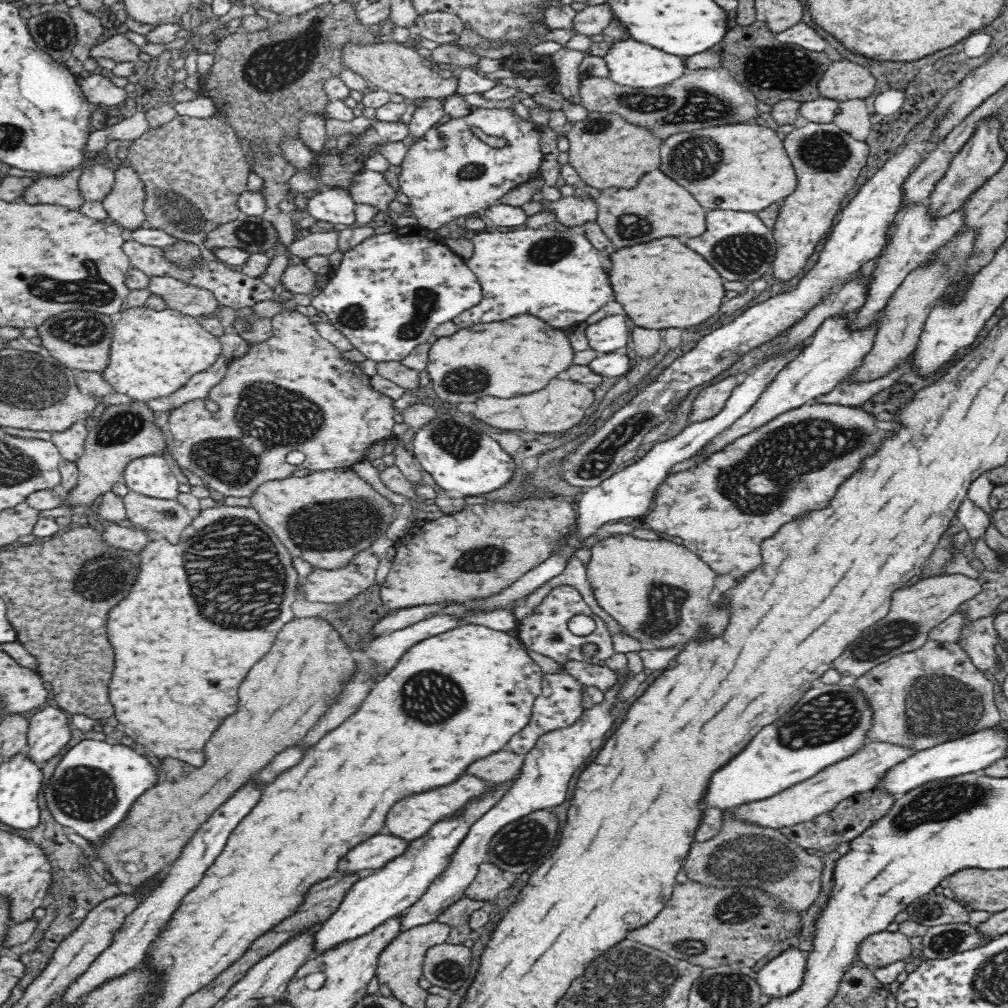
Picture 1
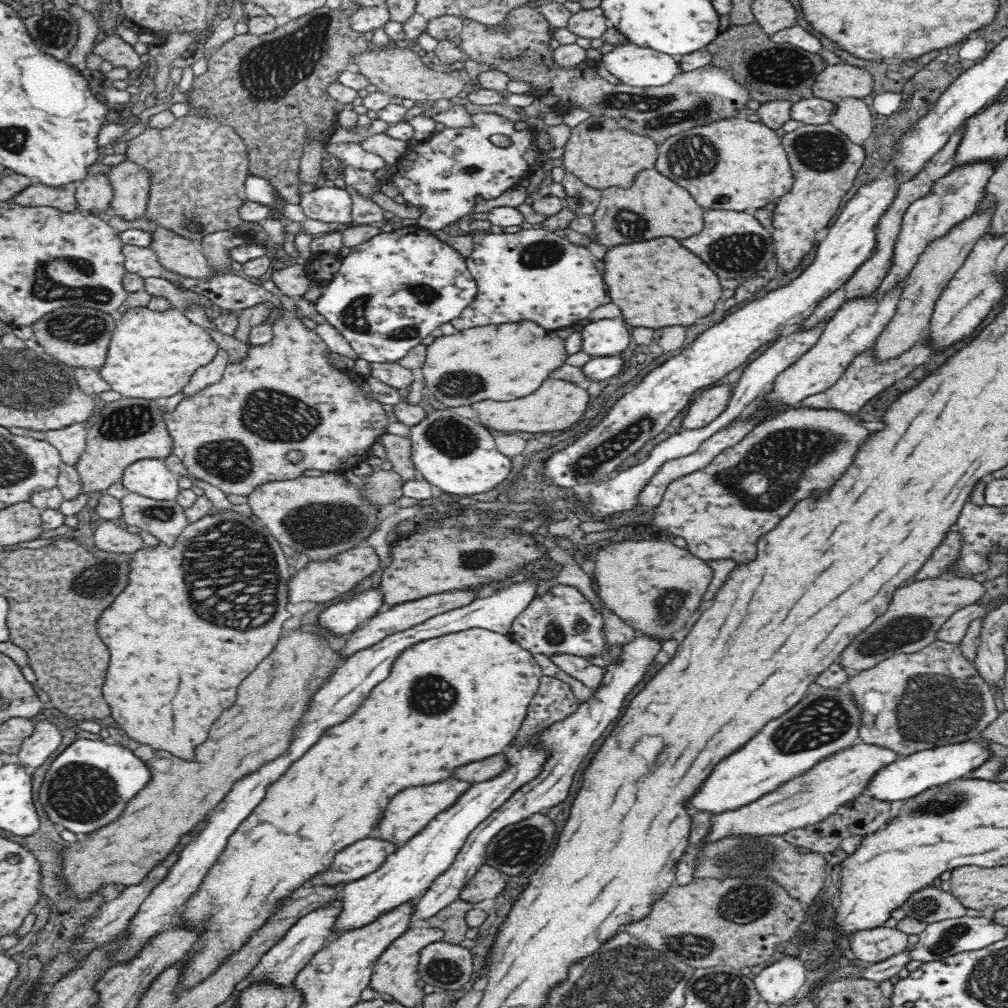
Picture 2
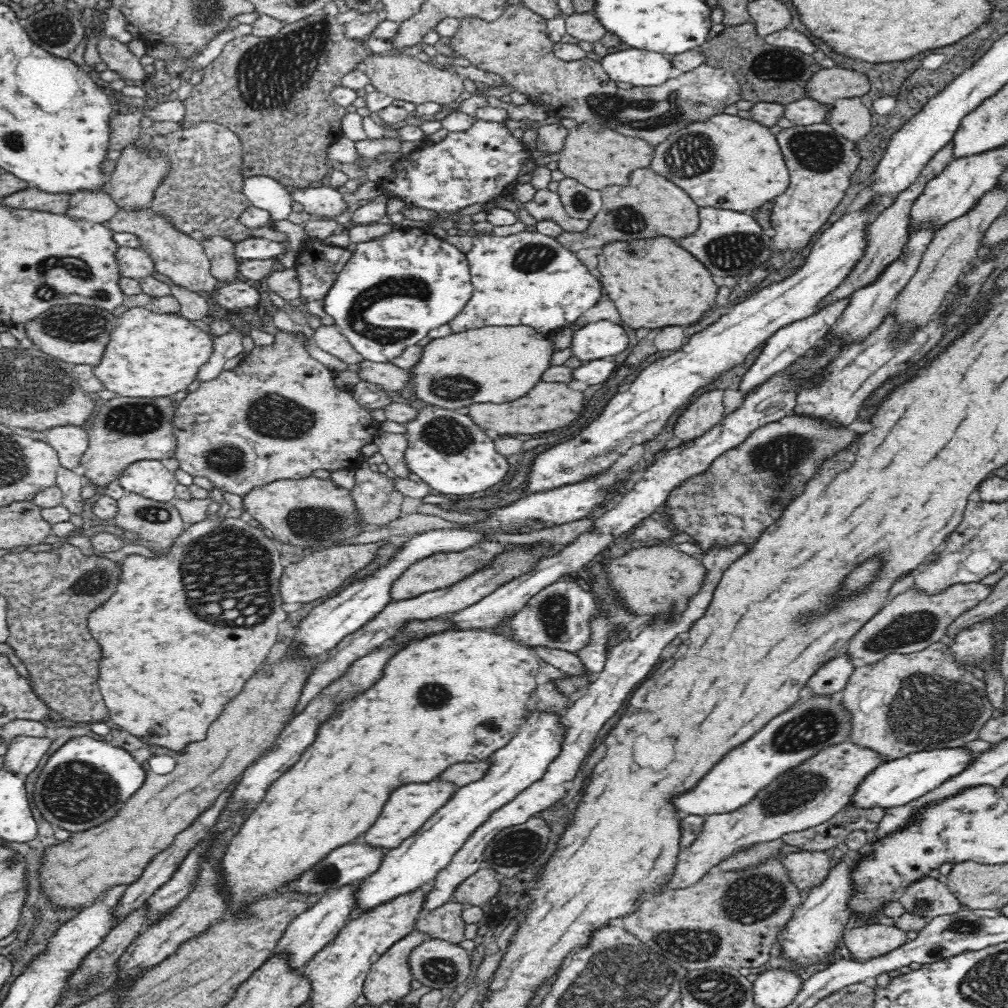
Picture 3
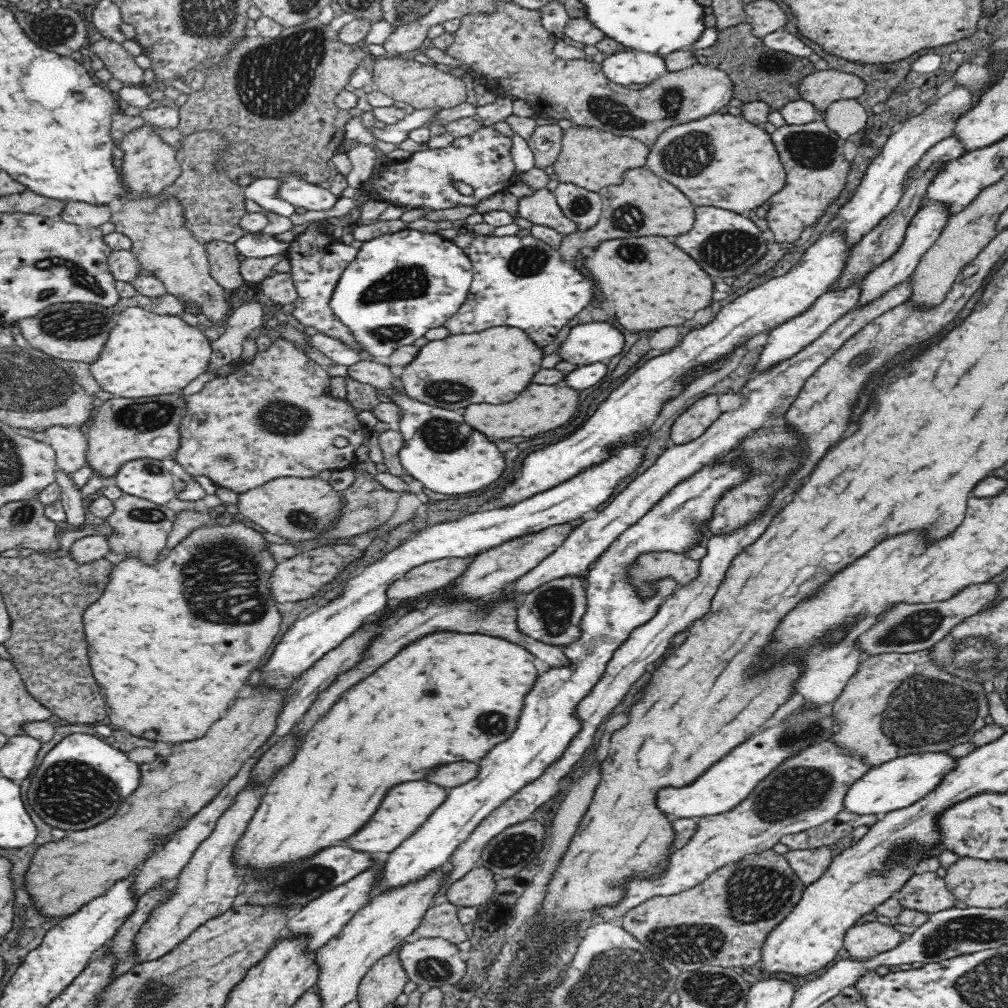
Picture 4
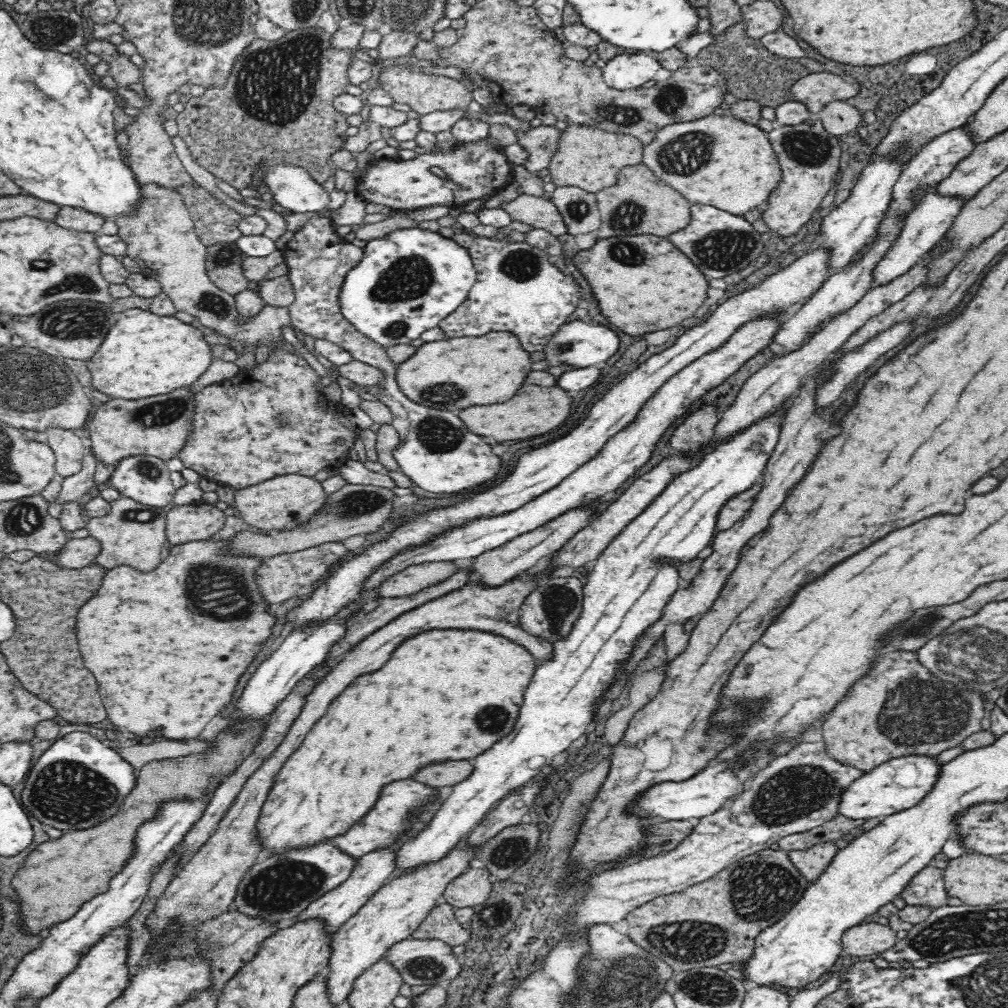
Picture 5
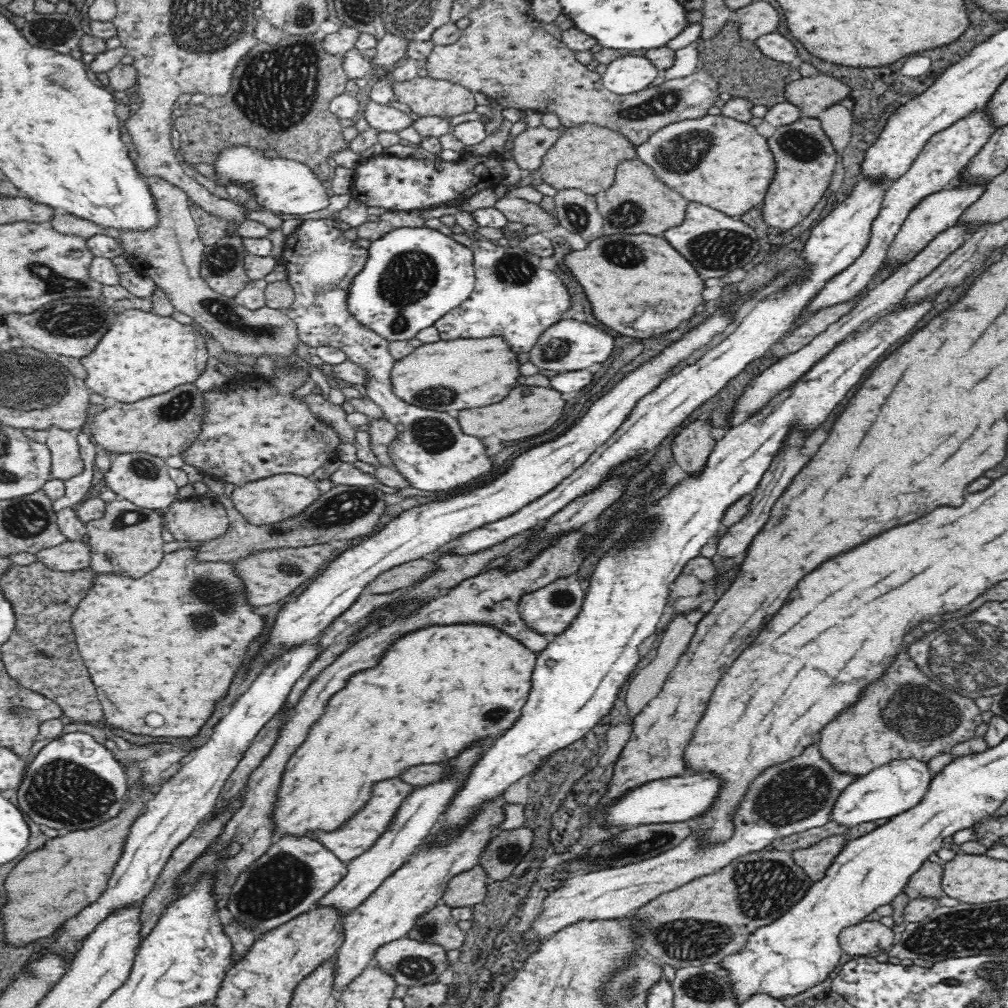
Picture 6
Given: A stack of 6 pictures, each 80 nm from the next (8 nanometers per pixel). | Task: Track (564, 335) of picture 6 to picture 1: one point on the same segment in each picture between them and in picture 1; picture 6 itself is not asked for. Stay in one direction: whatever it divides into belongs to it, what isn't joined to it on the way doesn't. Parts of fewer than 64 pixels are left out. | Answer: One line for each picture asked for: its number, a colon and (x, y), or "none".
1: (609, 334)
2: (601, 338)
3: (600, 340)
4: (585, 344)
5: (576, 344)

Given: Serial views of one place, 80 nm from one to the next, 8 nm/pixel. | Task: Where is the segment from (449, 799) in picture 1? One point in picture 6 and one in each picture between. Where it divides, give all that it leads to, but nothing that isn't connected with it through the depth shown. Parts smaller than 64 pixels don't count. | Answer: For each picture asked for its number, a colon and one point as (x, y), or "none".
2: (409, 811)
3: (409, 807)
4: (406, 807)
5: (388, 820)
6: (358, 834)

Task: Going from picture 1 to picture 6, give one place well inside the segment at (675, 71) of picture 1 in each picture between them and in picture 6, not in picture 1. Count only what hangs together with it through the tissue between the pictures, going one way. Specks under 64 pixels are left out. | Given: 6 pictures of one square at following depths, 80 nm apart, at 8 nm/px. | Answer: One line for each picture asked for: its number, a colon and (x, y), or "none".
2: (640, 67)
3: (641, 68)
4: (624, 68)
5: (628, 71)
6: (629, 74)

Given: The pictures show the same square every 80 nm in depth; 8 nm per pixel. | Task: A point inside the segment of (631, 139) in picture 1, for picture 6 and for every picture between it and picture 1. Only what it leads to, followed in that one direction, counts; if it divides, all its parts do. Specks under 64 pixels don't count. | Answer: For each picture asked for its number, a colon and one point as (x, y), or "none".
2: (601, 154)
3: (597, 157)
4: (591, 158)
5: (588, 157)
6: (584, 157)

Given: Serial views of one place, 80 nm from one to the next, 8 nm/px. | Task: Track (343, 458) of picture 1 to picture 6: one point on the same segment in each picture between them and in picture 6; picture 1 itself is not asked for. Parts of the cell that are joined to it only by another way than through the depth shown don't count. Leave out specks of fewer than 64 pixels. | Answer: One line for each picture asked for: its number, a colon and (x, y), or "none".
2: (236, 433)
3: (276, 415)
4: (272, 417)
5: (271, 420)
6: (249, 432)

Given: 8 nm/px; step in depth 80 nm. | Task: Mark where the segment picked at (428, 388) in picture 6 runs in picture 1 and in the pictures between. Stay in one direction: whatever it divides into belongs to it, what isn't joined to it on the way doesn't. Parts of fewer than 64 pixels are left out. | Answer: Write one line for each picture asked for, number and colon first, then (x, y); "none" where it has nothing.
1: (521, 355)
2: (510, 361)
3: (497, 365)
4: (494, 366)
5: (452, 374)

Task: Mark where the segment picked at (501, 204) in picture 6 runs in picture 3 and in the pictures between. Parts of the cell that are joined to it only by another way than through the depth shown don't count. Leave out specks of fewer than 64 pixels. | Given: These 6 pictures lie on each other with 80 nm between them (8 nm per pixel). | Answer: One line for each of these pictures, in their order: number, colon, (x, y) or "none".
3: (545, 205)
4: (540, 208)
5: (538, 212)

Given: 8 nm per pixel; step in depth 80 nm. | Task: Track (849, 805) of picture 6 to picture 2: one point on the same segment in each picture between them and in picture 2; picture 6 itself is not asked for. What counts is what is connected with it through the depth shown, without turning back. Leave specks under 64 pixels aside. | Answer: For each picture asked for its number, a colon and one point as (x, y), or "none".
2: (908, 776)
3: (894, 783)
4: (900, 782)
5: (897, 785)

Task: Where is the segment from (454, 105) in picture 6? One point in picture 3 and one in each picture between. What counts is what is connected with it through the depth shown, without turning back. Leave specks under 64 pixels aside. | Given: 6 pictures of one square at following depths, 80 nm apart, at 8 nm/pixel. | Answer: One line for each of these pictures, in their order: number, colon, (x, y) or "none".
3: (402, 77)
4: (422, 86)
5: (425, 94)

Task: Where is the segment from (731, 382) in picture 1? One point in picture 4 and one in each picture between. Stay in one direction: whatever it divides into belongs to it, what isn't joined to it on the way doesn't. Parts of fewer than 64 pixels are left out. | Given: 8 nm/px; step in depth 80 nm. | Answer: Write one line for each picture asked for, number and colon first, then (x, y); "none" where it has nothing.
2: (711, 403)
3: (699, 416)
4: (691, 424)

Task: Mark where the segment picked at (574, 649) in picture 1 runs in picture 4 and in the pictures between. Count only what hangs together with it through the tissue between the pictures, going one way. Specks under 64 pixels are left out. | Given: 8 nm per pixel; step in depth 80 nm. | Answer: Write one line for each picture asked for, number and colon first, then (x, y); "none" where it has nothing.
2: (549, 624)
3: (558, 616)
4: (551, 614)

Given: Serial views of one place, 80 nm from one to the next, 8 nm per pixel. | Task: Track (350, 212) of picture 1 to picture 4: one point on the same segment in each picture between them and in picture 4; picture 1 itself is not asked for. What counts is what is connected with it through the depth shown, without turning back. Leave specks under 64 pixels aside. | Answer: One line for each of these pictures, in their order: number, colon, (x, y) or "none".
2: (329, 204)
3: (319, 201)
4: (302, 194)

